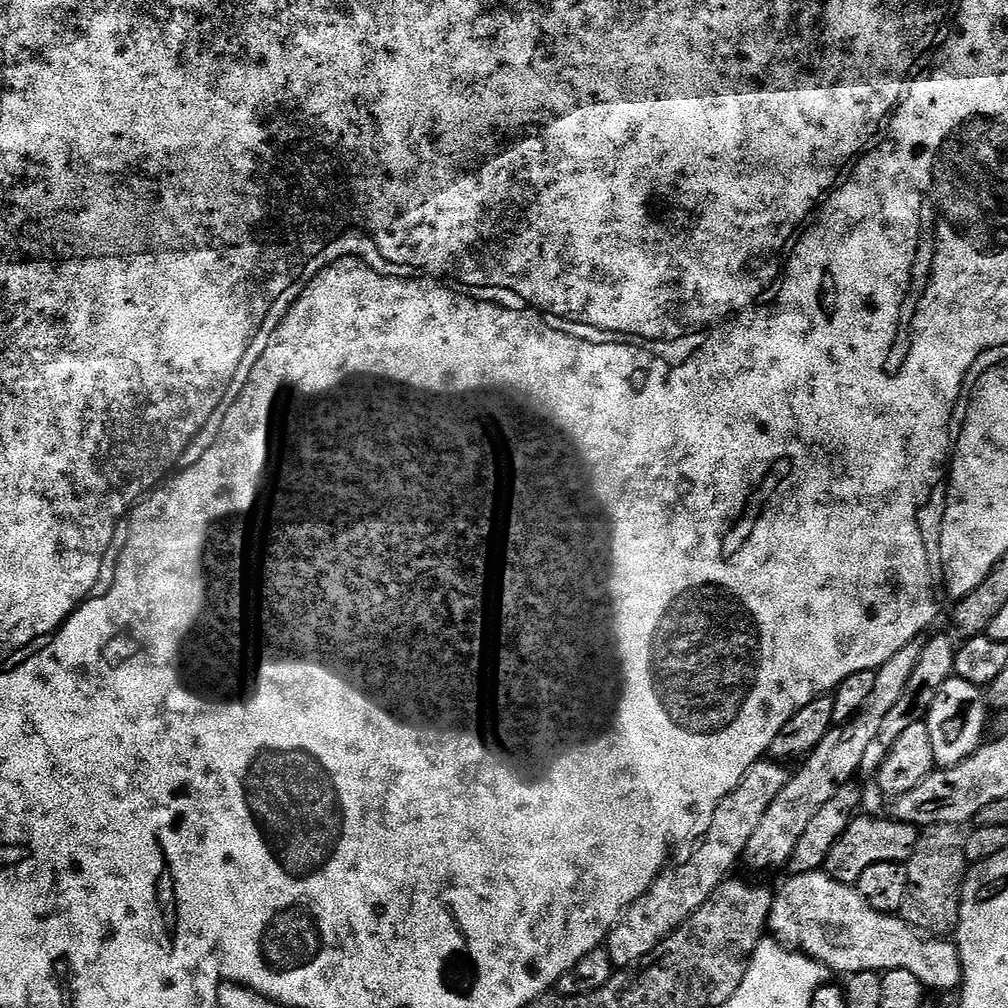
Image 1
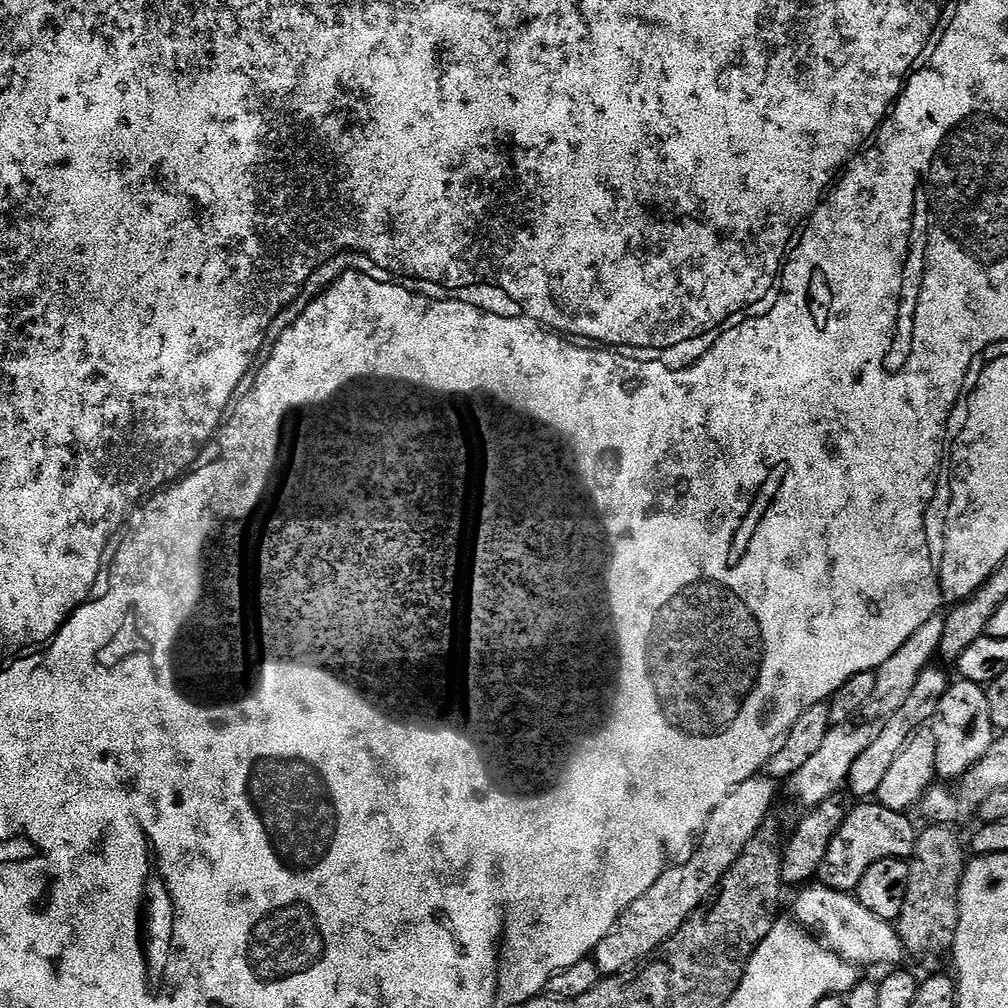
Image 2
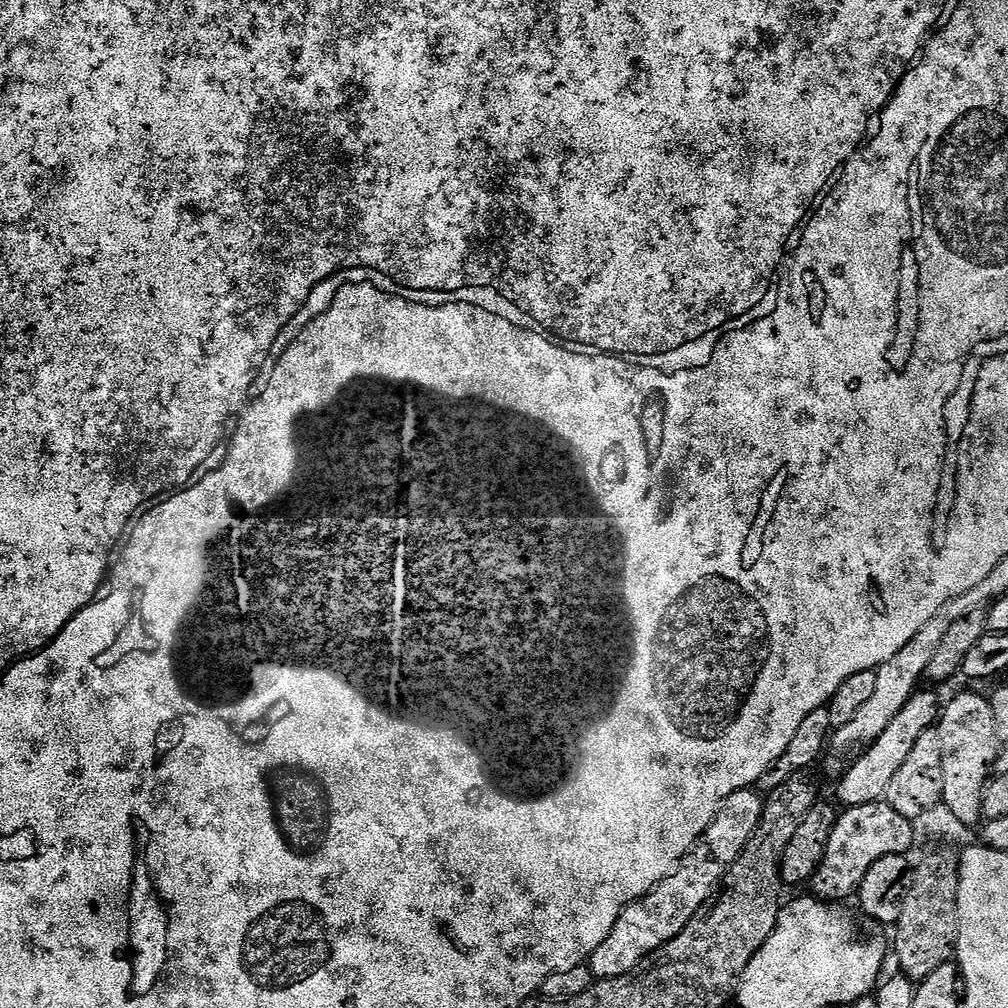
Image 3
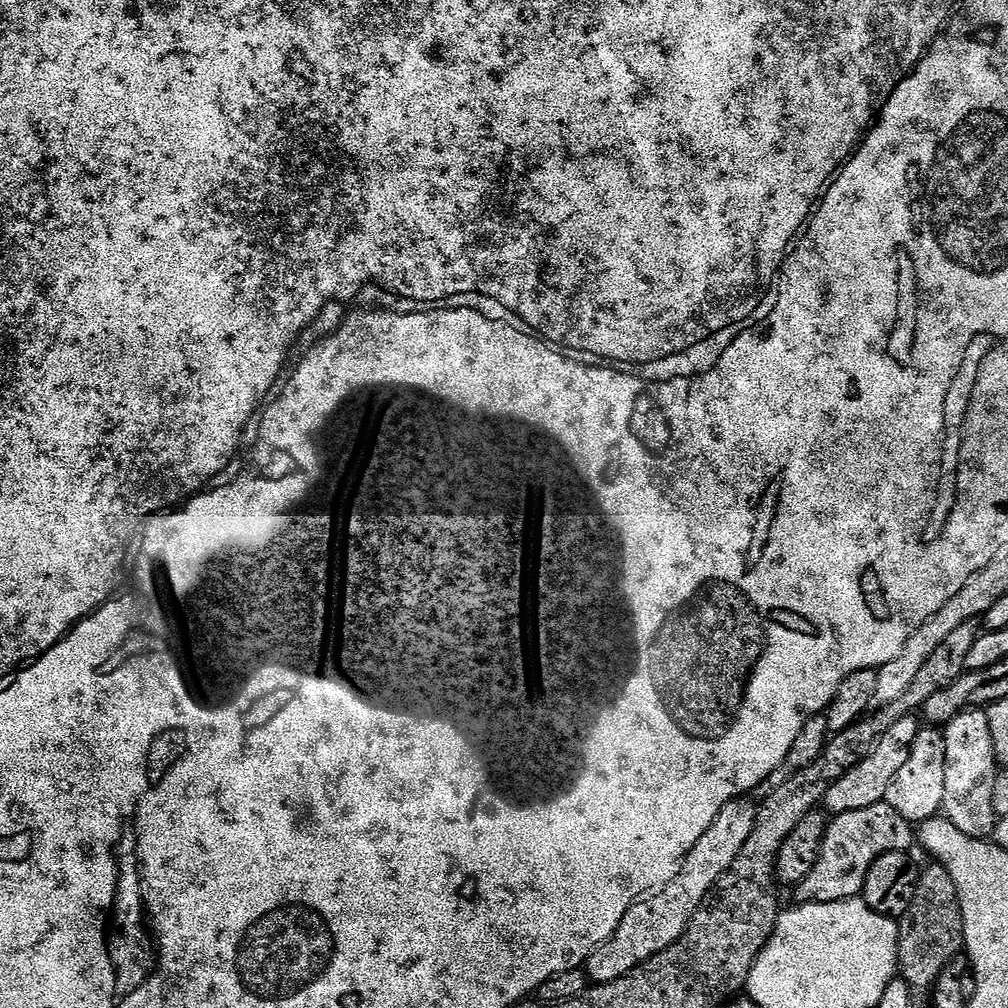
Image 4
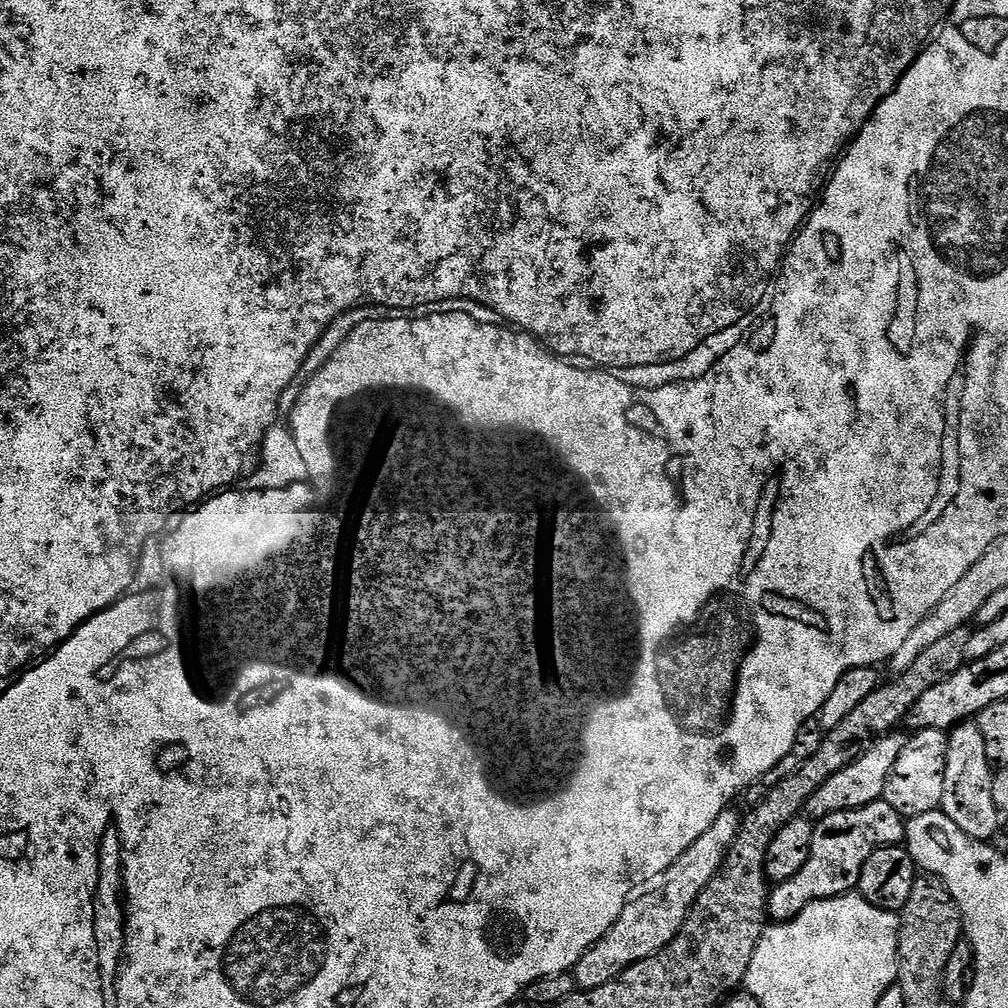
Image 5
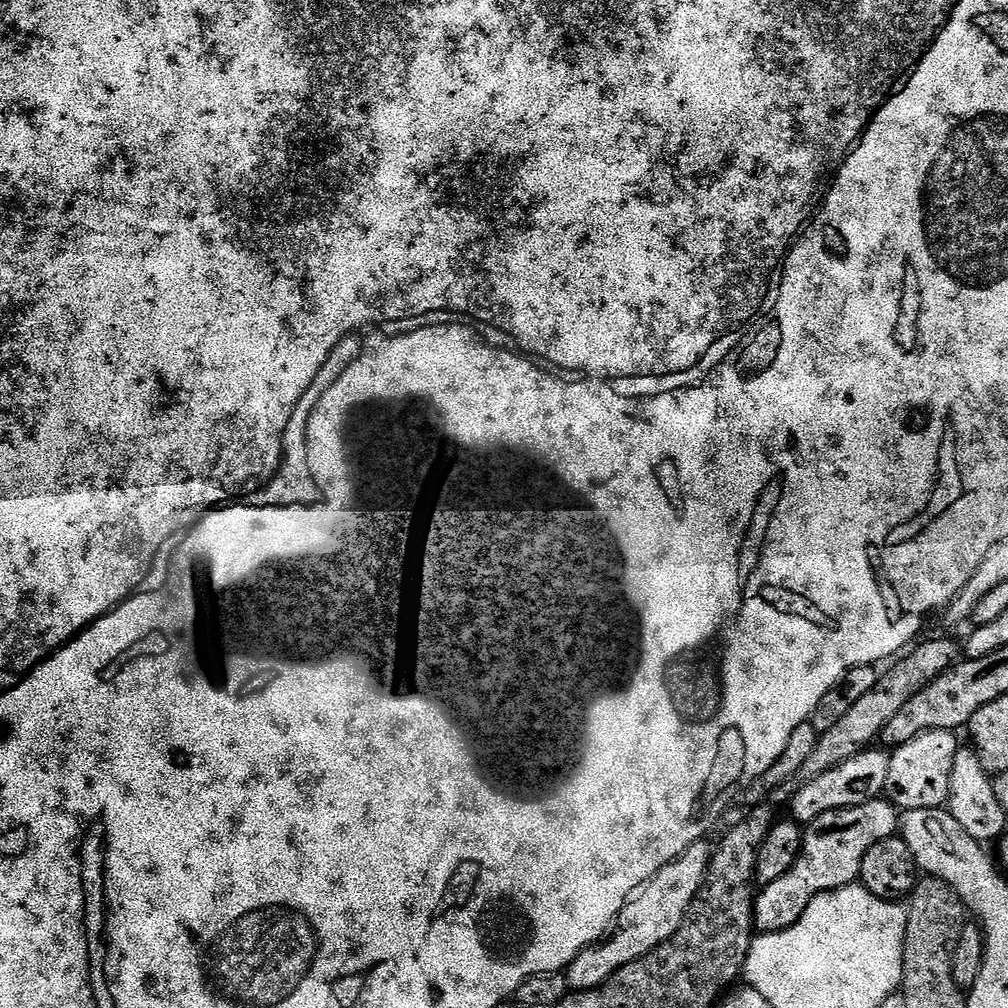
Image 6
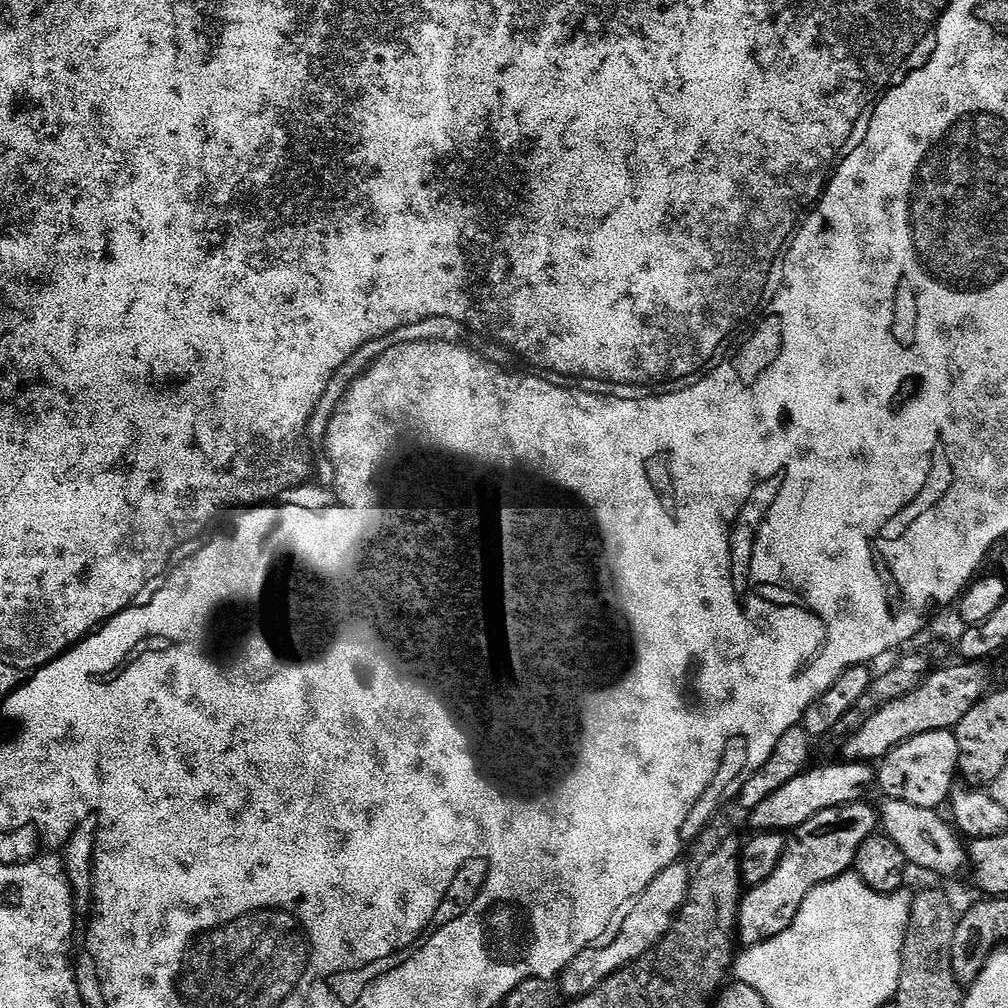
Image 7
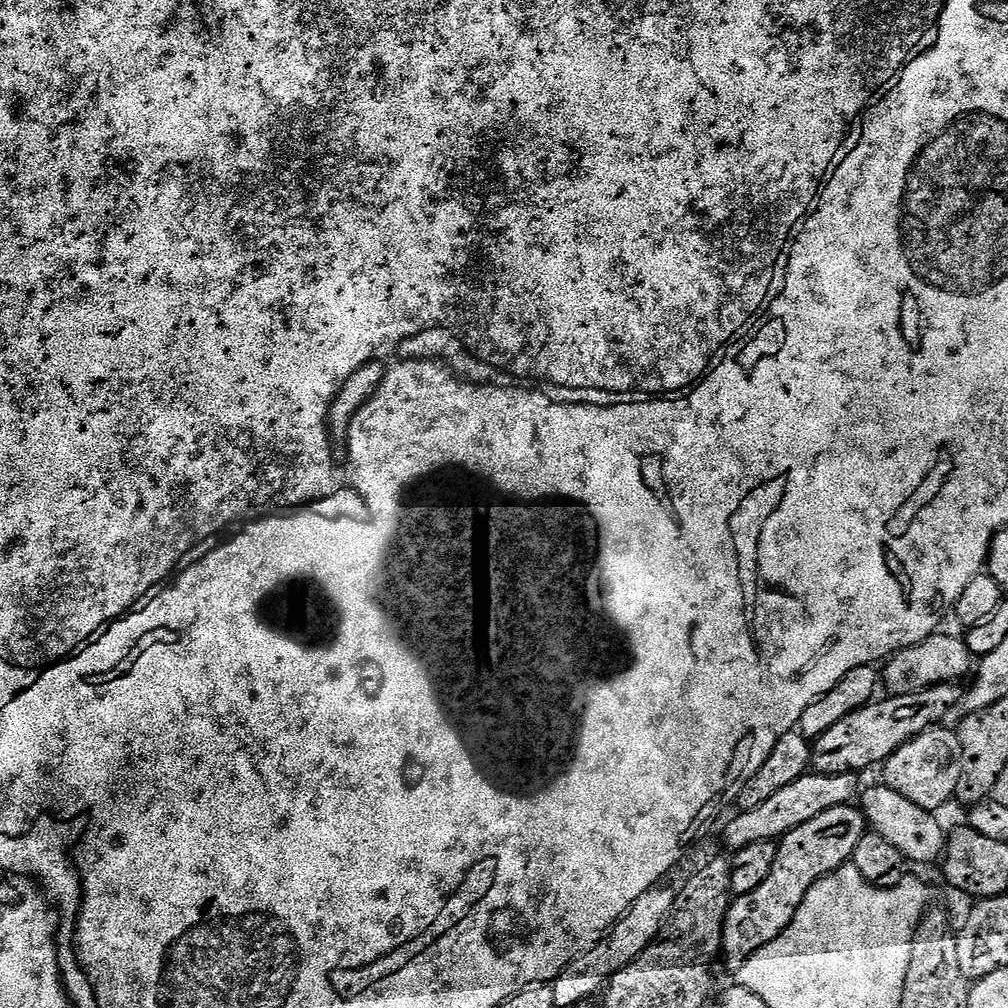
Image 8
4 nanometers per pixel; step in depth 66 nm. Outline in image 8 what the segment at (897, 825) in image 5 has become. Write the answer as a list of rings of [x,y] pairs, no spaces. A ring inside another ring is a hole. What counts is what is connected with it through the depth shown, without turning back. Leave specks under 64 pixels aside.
[[[843,804],[834,806],[830,810],[822,810],[822,814],[818,814],[816,818],[810,818],[810,822],[802,822],[802,826],[794,826],[794,830],[781,836],[776,846],[774,868],[770,876],[762,882],[762,886],[750,890],[750,894],[735,897],[728,905],[728,913],[724,918],[723,959],[728,959],[733,966],[745,964],[755,952],[777,940],[790,926],[790,922],[794,922],[812,886],[823,876],[829,876],[831,872],[836,872],[841,866],[851,861],[854,846],[858,846],[865,831],[866,821],[863,811],[852,804]]]

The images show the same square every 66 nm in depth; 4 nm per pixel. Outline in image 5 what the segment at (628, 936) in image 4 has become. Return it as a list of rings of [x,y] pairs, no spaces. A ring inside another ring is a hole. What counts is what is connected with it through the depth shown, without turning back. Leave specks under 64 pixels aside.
[[[725,810],[718,814],[714,826],[710,826],[710,830],[706,830],[706,834],[702,834],[702,838],[698,838],[698,842],[694,842],[694,846],[690,846],[678,862],[664,871],[653,892],[645,891],[640,894],[645,896],[637,895],[629,900],[615,926],[590,950],[586,950],[576,964],[574,975],[577,989],[606,986],[606,982],[618,978],[622,970],[642,958],[650,958],[680,933],[686,918],[692,913],[698,894],[702,894],[702,890],[706,890],[708,883],[720,872],[724,859],[728,857],[728,847],[740,832],[741,813],[732,811]]]

